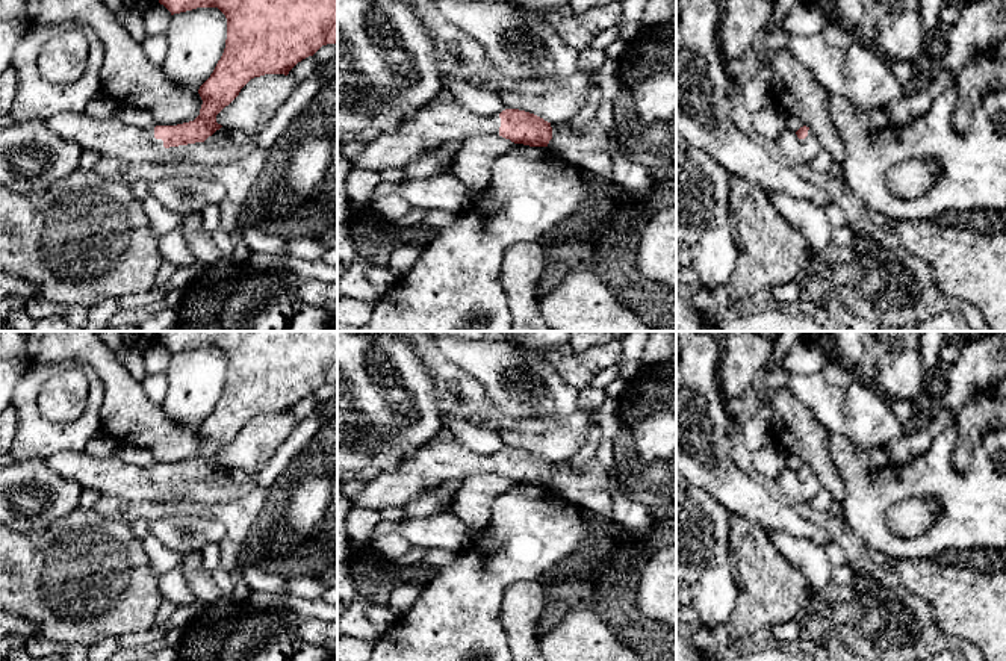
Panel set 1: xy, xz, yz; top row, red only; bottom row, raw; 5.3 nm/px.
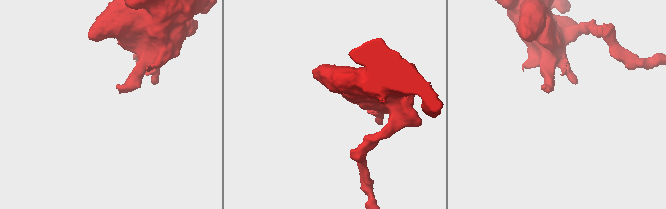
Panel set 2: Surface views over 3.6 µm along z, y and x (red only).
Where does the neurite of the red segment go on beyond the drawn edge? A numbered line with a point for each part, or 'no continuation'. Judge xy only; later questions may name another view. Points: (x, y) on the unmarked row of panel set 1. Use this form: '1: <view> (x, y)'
1: xy (111, 477)

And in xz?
1: xz (436, 462)

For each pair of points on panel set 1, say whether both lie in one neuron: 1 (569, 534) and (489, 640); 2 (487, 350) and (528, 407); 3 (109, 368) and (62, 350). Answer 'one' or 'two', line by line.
1: one
2: one
3: one

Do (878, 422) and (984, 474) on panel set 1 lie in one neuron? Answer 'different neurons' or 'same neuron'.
different neurons

